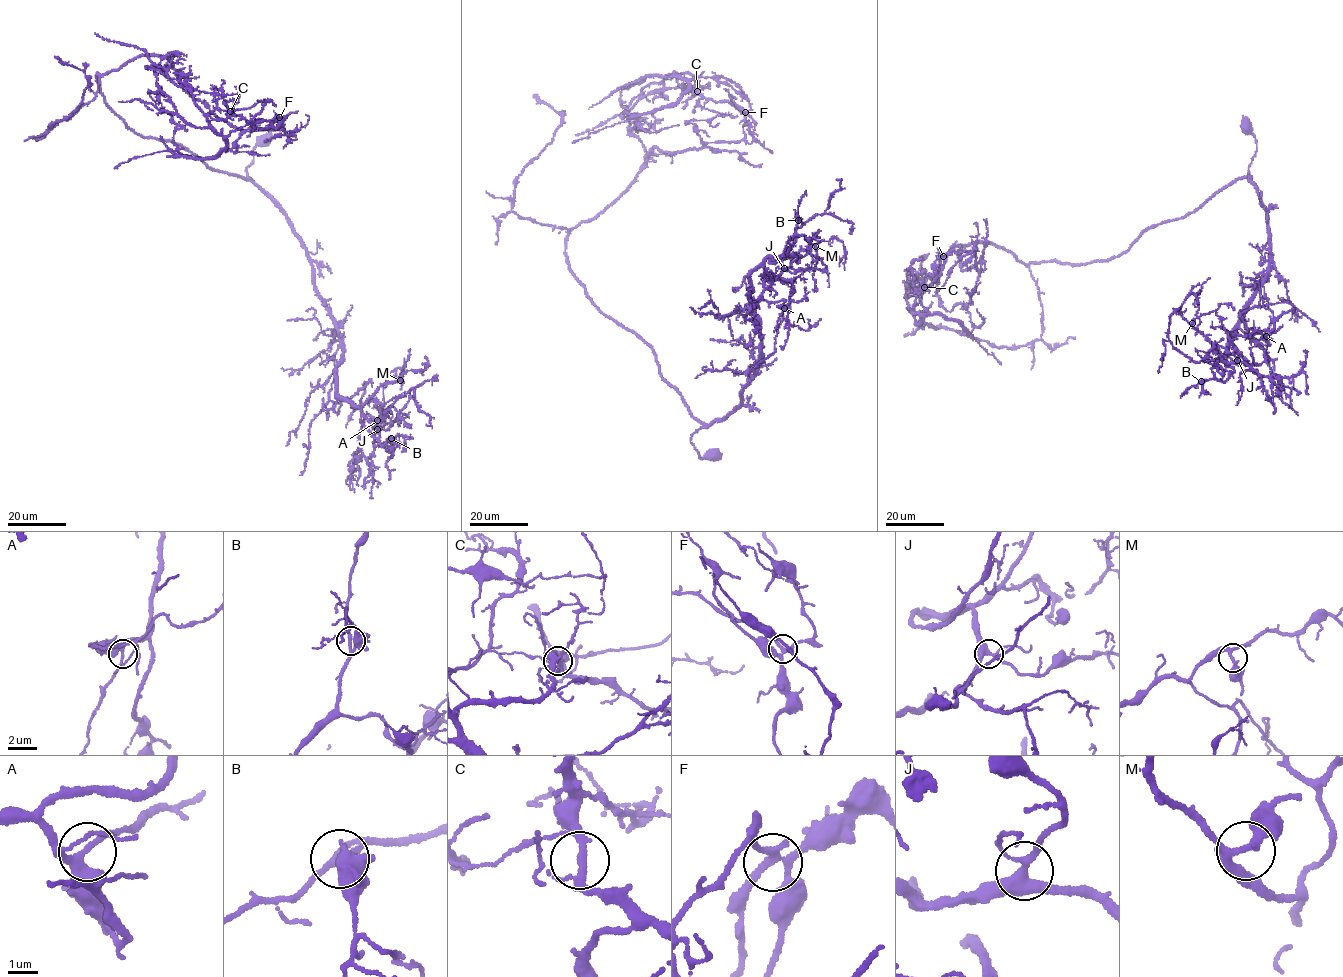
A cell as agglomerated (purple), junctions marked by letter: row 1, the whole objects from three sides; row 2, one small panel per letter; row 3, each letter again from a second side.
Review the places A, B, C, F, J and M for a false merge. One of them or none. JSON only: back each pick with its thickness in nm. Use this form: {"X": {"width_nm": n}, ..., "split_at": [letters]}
{"F": {"width_nm": 240}, "split_at": ["F"]}

